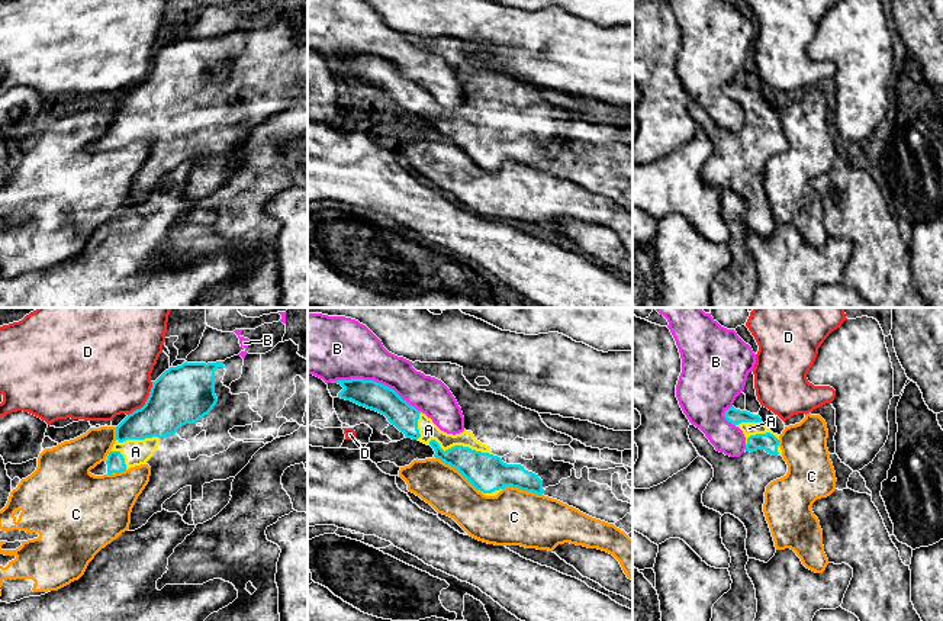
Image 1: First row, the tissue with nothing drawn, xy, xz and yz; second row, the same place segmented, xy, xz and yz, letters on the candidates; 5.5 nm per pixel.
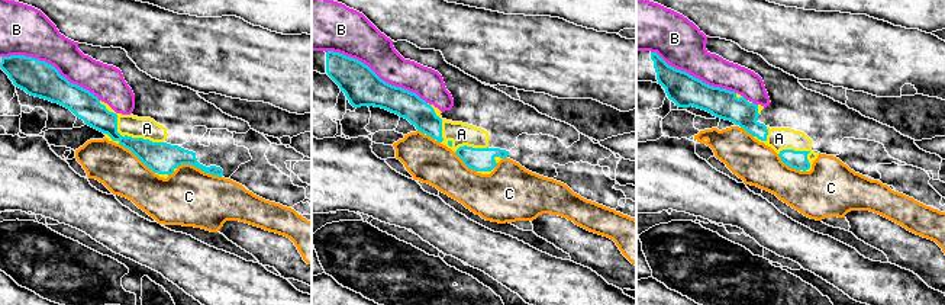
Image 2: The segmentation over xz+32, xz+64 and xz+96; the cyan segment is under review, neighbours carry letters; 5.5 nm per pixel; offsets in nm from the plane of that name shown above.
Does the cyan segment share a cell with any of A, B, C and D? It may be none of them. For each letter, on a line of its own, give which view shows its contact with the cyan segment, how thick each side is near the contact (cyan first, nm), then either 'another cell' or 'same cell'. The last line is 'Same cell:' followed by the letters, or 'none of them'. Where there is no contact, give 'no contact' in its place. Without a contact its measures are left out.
A: meets cyan in xz; 200 nm thick on the cyan side, 100 nm on the other; same cell
B: meets cyan in xz; 160 nm thick on the cyan side, 300 nm on the other; another cell
C: meets cyan in xz; 200 nm thick on the cyan side, 240 nm on the other; another cell
D: meets cyan in xy; 320 nm thick on the cyan side, 440 nm on the other; another cell
Same cell: A

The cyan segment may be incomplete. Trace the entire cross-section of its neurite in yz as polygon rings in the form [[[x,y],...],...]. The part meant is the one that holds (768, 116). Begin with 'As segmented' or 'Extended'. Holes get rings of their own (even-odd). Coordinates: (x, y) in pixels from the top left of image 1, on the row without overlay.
Extended. [[[728,83],[725,94],[738,102],[746,112],[746,125],[740,132],[730,132],[715,125],[705,109],[695,100],[689,100],[688,110],[698,129],[704,132],[714,144],[714,152],[702,168],[704,181],[738,193],[746,205],[746,225],[749,234],[767,238],[776,228],[775,216],[763,187],[766,161],[788,148],[788,139],[782,132],[779,110],[773,109],[759,90],[747,86]]]

